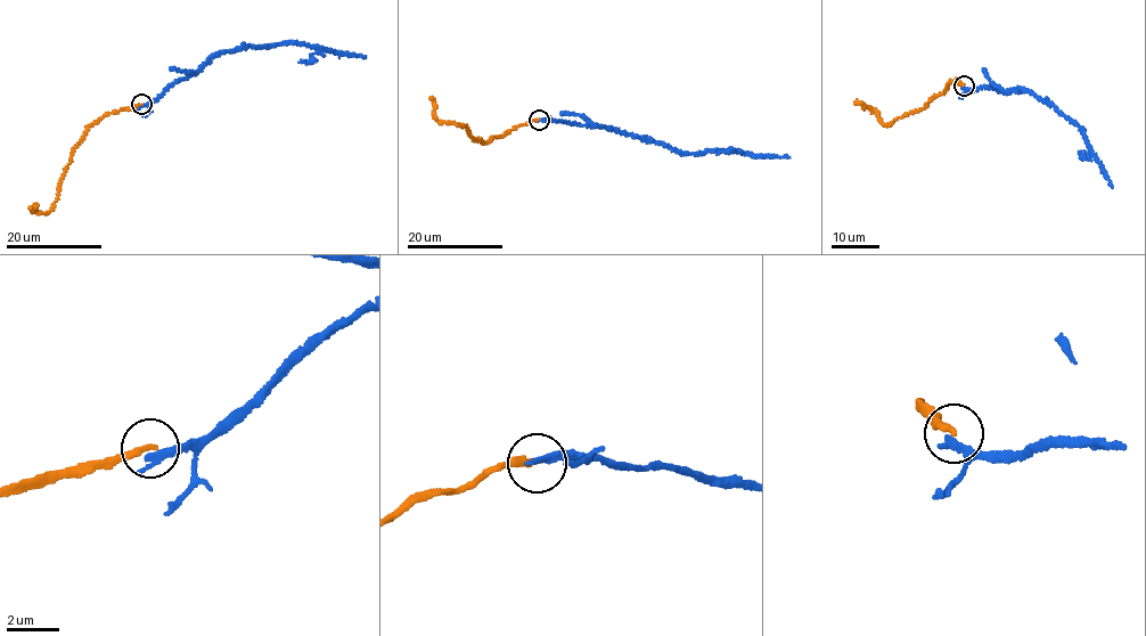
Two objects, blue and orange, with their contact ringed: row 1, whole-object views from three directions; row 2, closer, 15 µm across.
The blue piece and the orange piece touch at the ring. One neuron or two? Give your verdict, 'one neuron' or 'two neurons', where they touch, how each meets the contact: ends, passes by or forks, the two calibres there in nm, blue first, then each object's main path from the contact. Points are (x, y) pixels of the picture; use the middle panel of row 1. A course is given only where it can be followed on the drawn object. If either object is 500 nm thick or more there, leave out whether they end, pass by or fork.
two neurons | (539, 120) | blue ends | orange ends | 360/280 nm | blue via (538, 120), (599, 125), (688, 154), (743, 151), (790, 157) | orange via (538, 120), (515, 127), (486, 144), (473, 138), (467, 127), (436, 120), (431, 96)

